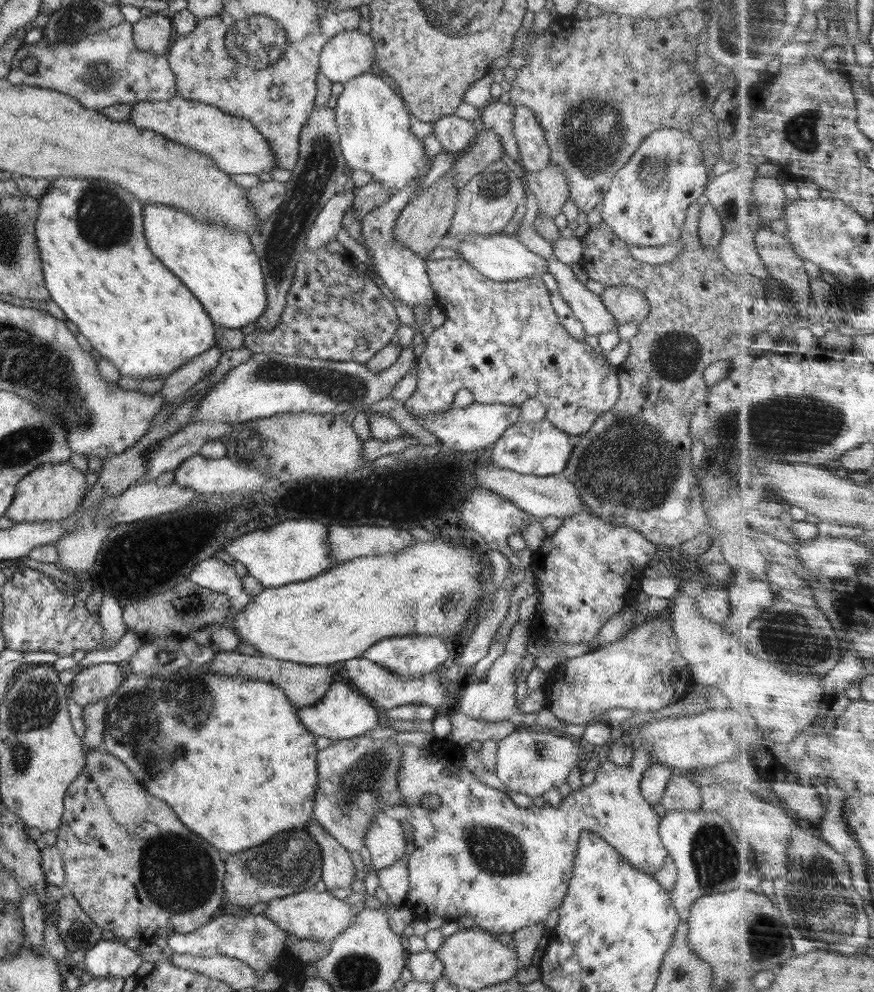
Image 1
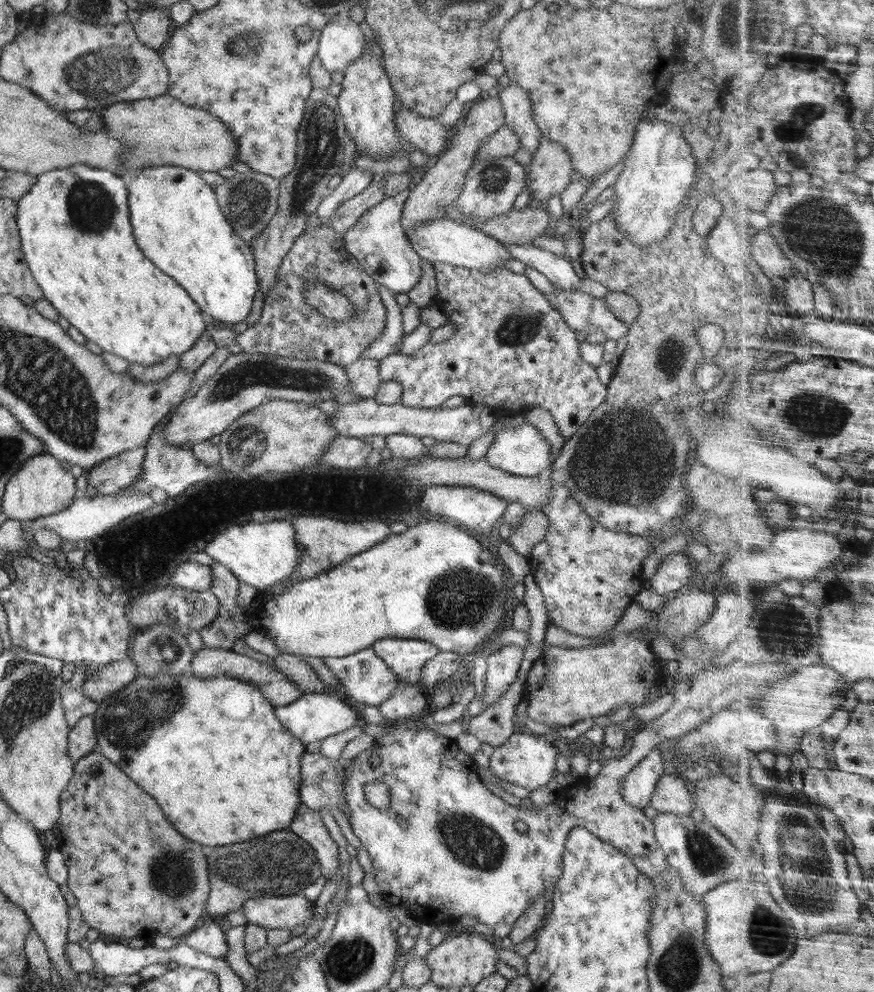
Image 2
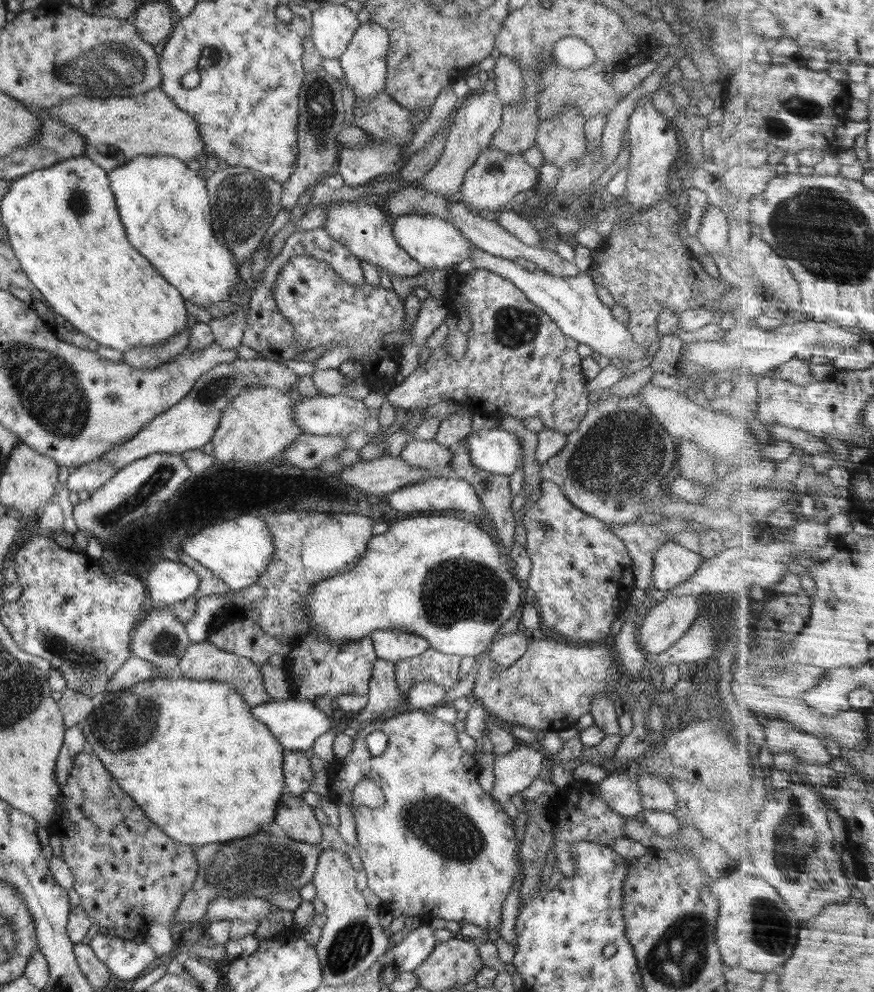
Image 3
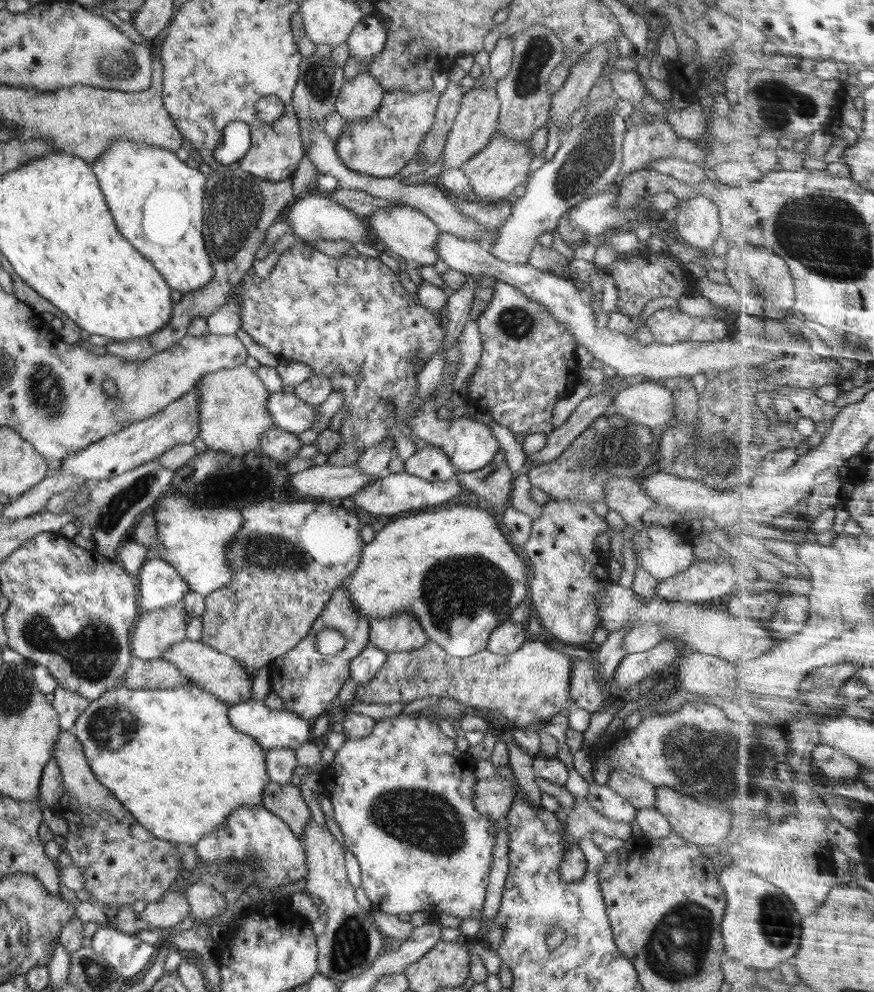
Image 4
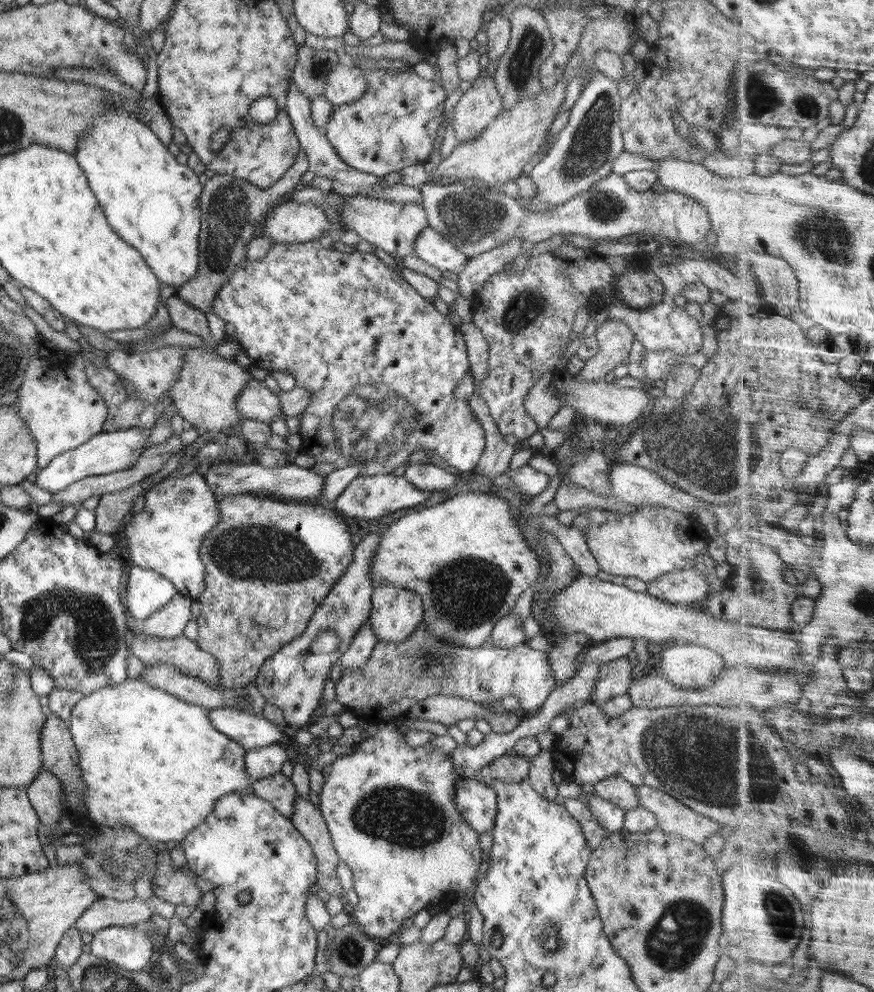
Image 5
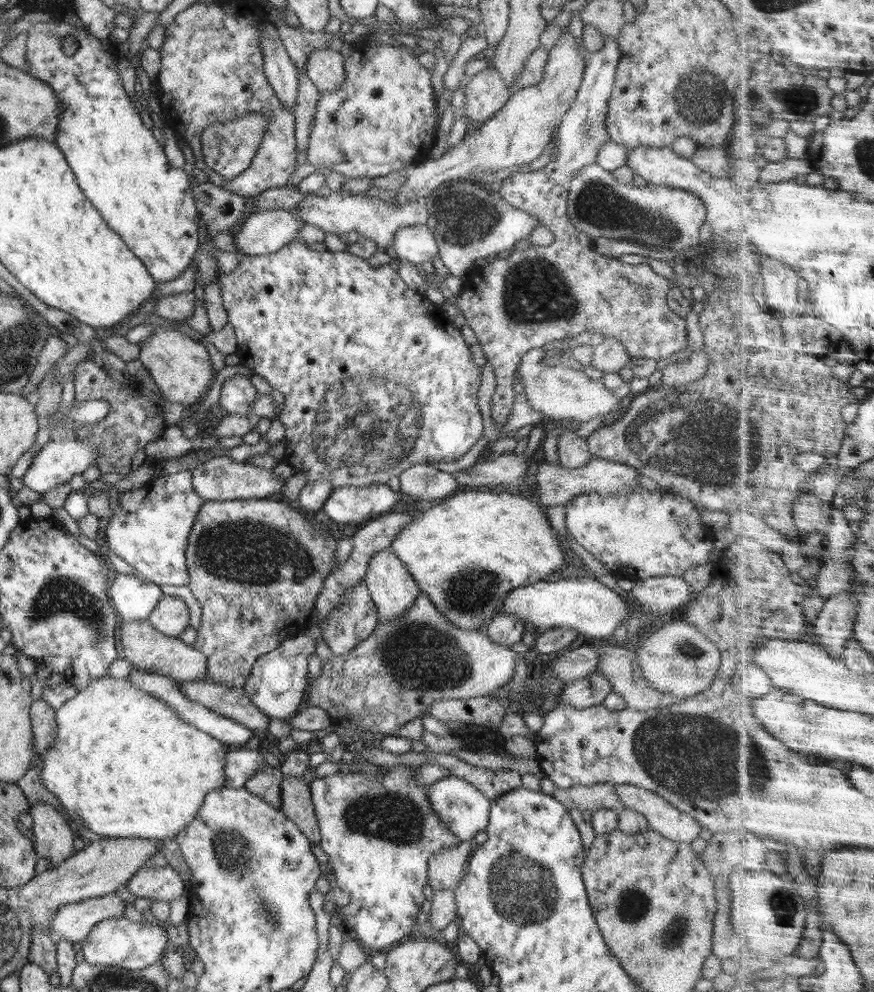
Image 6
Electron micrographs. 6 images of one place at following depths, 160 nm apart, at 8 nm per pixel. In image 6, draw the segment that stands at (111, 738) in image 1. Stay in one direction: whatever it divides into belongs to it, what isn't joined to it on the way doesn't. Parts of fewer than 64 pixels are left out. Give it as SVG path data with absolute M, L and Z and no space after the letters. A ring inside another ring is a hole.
M104 675L64 701L55 711L56 738L41 756L40 778L59 797L74 827L83 826L103 838L172 839L196 820L208 792L224 787L228 745L184 722L171 706L131 685L127 678Z

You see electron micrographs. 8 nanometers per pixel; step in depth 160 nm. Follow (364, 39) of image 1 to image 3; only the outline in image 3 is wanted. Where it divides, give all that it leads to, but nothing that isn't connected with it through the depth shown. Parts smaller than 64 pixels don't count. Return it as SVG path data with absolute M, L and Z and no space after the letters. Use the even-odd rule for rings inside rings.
M327 4L322 8L311 11L311 41L323 58L340 58L347 49L352 35L361 25L357 14L345 5Z

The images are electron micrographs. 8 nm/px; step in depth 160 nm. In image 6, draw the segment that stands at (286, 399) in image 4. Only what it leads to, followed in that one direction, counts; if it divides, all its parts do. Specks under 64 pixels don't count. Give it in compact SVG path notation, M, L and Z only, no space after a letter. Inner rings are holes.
M242 375L228 378L220 390L219 404L228 413L239 415L252 414L251 406L253 400L260 395L250 379Z

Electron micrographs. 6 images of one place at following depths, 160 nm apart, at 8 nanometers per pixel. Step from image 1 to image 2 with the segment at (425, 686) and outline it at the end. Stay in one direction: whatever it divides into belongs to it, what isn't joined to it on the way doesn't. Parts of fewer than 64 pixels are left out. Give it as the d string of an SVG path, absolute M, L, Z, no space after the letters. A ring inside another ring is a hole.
M372 647L363 648L350 656L323 658L323 661L339 680L346 696L354 702L378 706L381 702L389 699L394 689L402 683L387 667L387 664L379 656L376 656Z

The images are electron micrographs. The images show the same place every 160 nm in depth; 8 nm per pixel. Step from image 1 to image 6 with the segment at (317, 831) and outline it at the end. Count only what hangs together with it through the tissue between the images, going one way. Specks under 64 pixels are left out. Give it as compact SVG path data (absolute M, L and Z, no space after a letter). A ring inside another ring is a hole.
M266 764L249 778L243 788L273 808L281 809L282 789L280 789L280 784L282 784L282 780L284 780L284 775L280 767L272 767Z

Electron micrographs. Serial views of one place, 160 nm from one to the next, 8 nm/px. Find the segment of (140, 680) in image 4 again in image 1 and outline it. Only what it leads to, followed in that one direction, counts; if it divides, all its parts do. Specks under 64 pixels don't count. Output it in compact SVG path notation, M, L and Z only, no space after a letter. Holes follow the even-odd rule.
M106 661L83 668L74 678L71 699L83 707L112 695L124 680L124 674L118 664Z

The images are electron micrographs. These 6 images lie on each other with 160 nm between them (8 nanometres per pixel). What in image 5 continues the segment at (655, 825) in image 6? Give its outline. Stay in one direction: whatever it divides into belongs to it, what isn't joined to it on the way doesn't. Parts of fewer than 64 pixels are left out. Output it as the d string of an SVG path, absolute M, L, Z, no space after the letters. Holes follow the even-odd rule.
M638 787L636 795L638 795L640 805L658 819L659 828L668 834L680 836L702 845L714 834L724 832L722 826L716 821L693 812L674 796L656 788Z

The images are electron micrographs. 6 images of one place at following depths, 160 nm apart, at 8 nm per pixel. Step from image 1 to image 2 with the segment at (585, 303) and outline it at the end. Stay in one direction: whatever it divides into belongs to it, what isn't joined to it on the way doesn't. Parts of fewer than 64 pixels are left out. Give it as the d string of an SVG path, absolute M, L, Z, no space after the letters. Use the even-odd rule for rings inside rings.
M504 243L504 245L513 258L539 270L555 288L564 292L580 292L583 276L573 269L572 263L567 258L532 243L526 245Z

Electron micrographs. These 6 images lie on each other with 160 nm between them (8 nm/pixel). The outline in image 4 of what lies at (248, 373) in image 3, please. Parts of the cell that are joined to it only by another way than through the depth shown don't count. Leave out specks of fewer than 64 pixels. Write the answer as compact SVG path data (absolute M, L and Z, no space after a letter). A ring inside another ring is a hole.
M197 385L194 389L184 394L182 398L175 400L163 408L160 412L147 419L133 422L130 426L122 428L116 434L108 434L102 440L89 444L72 456L67 456L61 465L61 474L73 474L80 478L88 478L98 481L104 478L112 478L134 470L141 464L154 460L156 455L171 449L175 444L190 444L200 436L198 429L199 390Z

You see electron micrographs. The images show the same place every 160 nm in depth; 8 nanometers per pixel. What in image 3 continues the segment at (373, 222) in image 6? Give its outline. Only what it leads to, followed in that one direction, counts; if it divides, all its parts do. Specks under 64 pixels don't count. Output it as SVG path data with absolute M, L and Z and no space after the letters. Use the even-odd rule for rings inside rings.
M403 214L392 220L393 235L400 248L403 248L408 256L419 262L426 270L442 269L453 266L469 258L469 254L478 249L462 236L462 233L447 219L434 214Z

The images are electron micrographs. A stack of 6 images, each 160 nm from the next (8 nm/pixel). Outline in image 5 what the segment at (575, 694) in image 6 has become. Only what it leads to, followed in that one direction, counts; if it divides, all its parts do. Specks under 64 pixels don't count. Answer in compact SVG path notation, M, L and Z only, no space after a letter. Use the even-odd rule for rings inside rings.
M627 655L604 663L592 689L589 702L600 707L603 702L615 696L627 694L627 688L633 679L631 672Z

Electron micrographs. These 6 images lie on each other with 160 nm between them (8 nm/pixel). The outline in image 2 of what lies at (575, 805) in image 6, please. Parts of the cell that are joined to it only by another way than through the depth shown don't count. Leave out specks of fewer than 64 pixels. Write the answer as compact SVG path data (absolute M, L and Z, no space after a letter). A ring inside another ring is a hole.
M670 771L658 780L649 806L658 813L690 815L697 803L697 800L693 799L691 788L686 779Z

